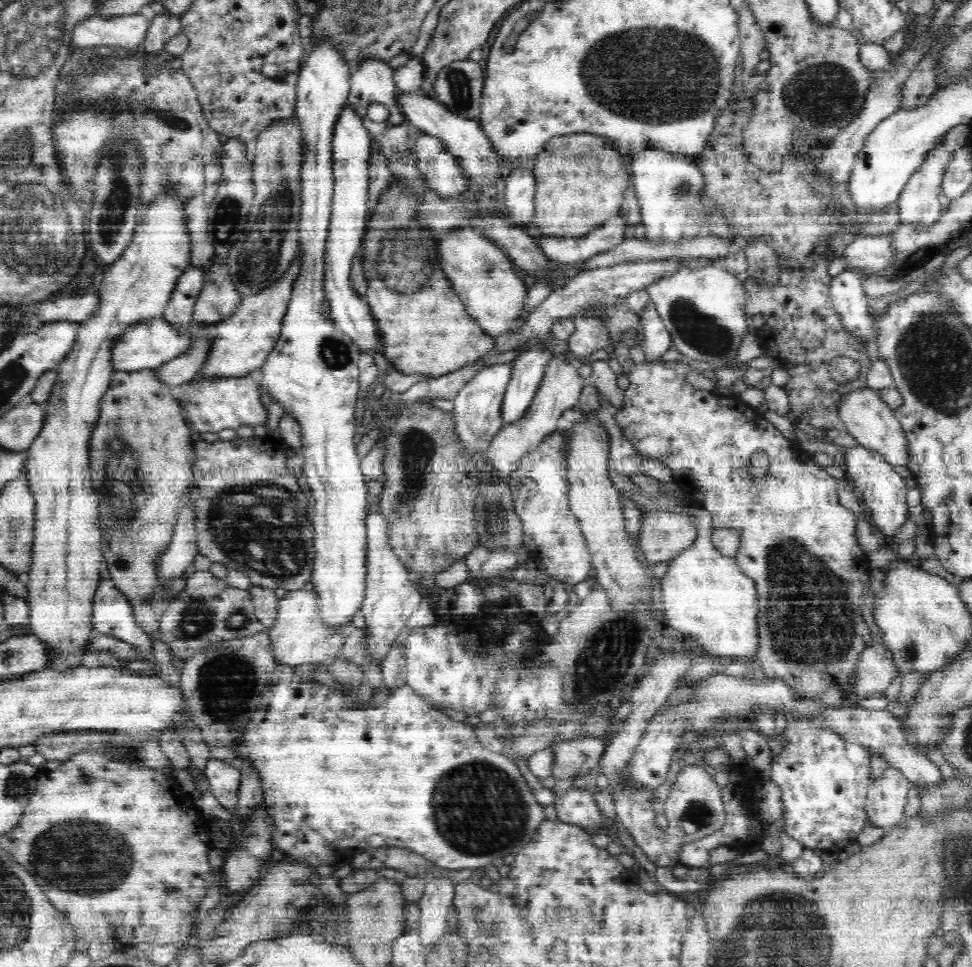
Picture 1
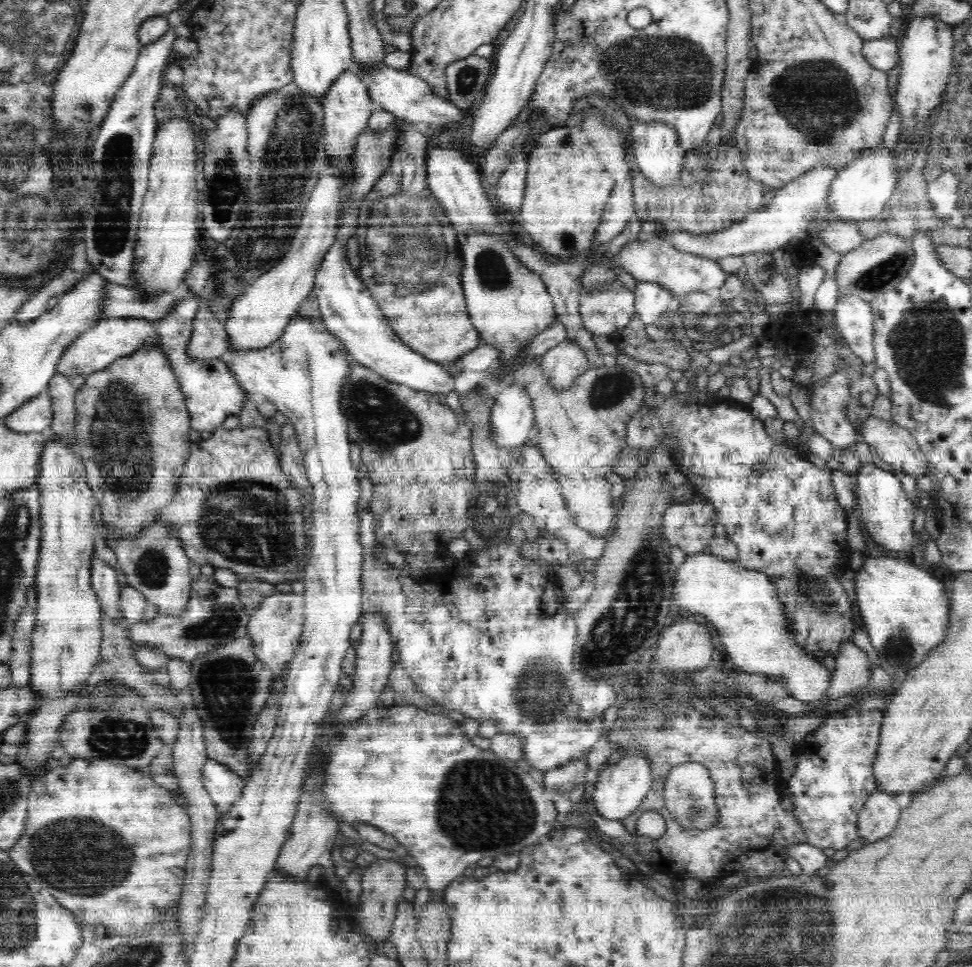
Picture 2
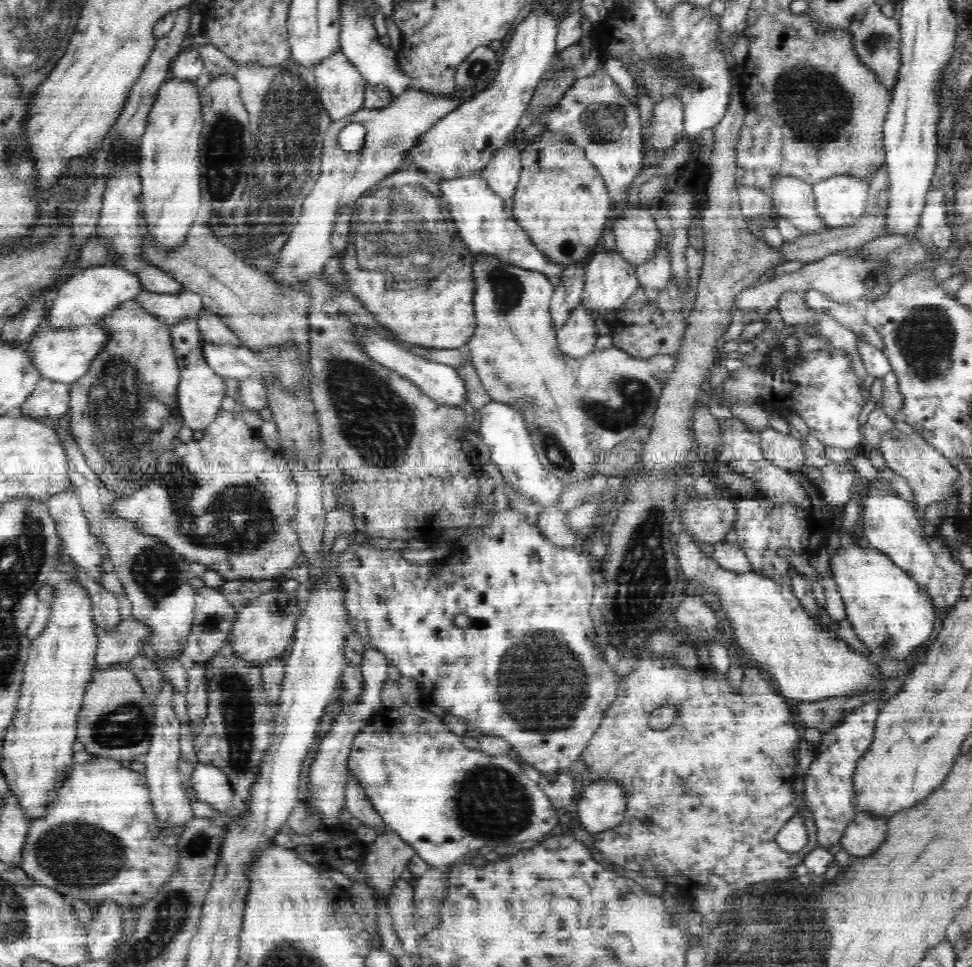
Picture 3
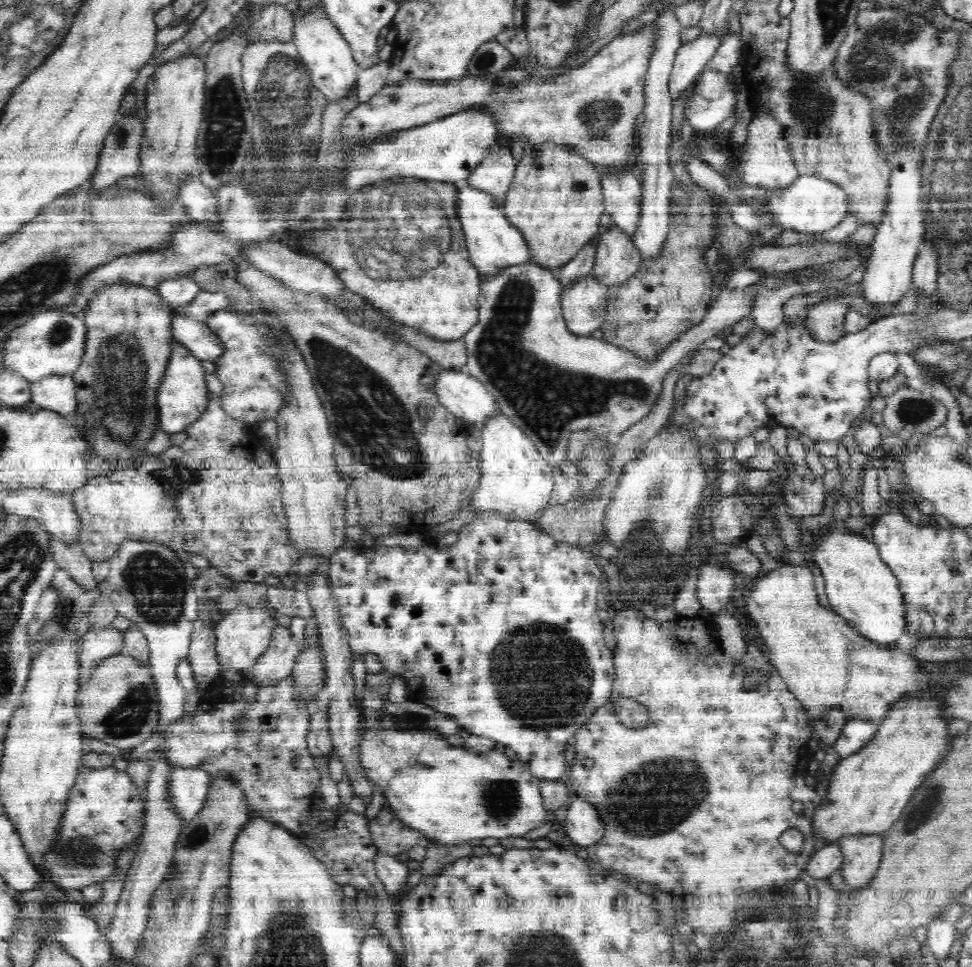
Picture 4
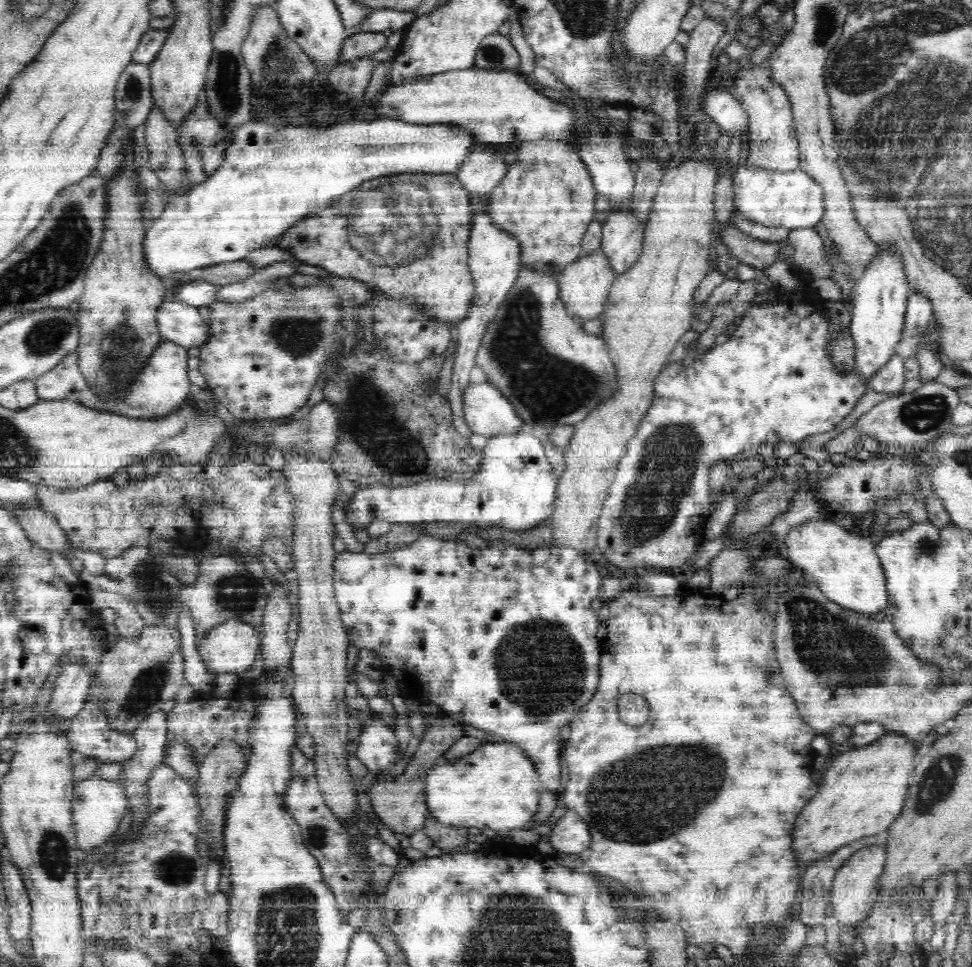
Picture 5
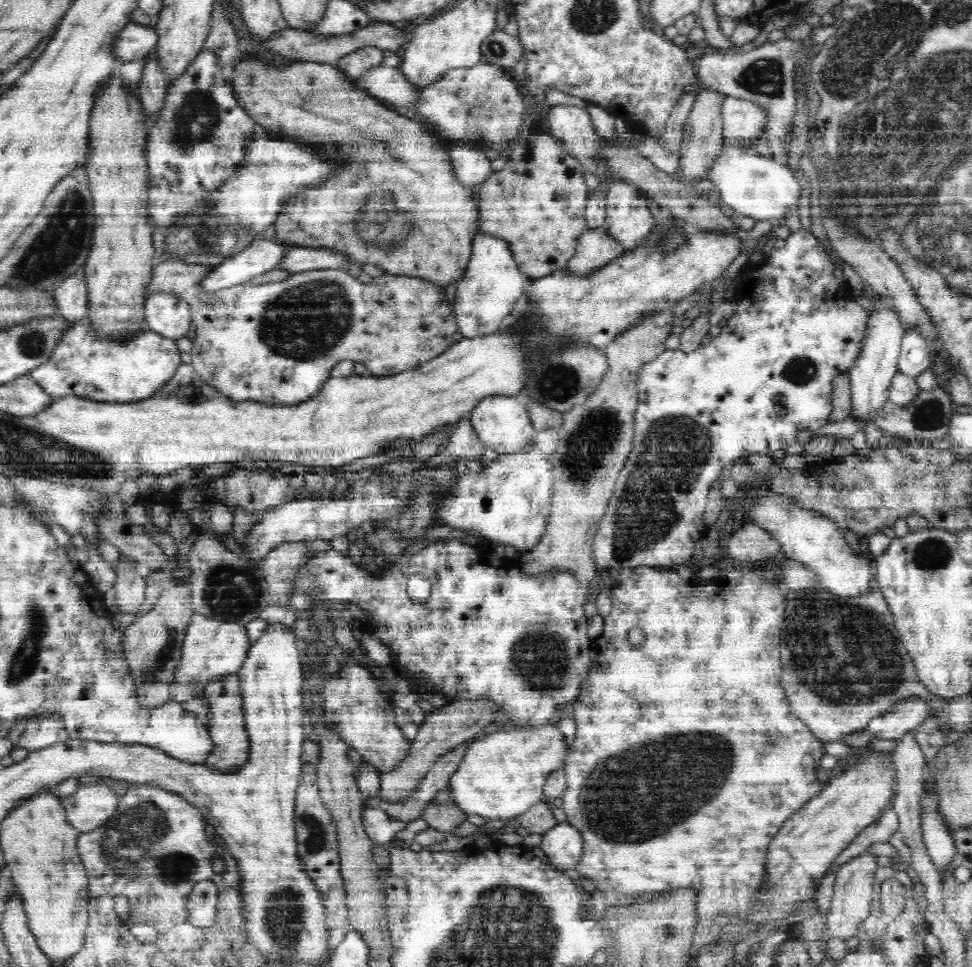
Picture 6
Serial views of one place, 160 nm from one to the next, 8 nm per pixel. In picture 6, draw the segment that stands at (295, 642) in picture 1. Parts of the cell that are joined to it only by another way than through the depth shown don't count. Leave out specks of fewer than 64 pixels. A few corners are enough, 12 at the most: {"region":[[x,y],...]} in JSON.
{"region":[[192,613],[171,685],[242,668],[245,626]]}

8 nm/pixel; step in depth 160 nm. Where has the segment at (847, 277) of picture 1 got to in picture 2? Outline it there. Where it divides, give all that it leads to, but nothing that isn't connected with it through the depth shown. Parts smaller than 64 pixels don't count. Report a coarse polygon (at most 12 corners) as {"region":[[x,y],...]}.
{"region":[[839,297],[837,330],[864,364],[875,362],[870,303]]}

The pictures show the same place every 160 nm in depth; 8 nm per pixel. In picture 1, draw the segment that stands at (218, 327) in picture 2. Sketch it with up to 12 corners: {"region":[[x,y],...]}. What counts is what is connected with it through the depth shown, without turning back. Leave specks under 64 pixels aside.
{"region":[[194,323],[182,356],[158,367],[177,388],[205,365],[213,341],[210,323]]}

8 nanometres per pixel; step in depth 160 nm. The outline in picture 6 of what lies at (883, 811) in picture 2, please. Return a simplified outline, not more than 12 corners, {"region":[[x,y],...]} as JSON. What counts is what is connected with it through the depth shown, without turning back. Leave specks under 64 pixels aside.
{"region":[[874,854],[836,870],[829,937],[846,941],[870,916]]}

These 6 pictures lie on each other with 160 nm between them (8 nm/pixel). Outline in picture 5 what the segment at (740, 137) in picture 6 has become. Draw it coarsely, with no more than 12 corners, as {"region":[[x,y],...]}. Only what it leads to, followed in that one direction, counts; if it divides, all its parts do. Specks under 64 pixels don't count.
{"region":[[727,88],[706,92],[701,107],[722,134],[750,128],[742,103]]}

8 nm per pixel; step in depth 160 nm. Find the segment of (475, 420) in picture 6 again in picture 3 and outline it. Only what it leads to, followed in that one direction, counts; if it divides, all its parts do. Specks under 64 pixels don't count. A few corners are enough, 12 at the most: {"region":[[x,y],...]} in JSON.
{"region":[[353,323],[360,346],[412,379],[438,404],[468,402],[454,367],[418,357],[368,325]]}

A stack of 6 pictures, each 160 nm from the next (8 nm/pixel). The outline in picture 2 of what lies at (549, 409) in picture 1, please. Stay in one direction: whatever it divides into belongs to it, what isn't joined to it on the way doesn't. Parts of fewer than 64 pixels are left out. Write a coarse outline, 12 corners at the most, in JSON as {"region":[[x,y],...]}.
{"region":[[566,338],[541,358],[554,387],[589,366],[580,343]]}

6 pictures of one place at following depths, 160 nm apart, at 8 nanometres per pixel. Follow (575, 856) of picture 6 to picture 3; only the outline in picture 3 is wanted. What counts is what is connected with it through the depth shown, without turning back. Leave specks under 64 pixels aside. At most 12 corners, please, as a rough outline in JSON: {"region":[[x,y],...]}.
{"region":[[613,780],[582,784],[578,818],[590,833],[623,820],[625,794]]}

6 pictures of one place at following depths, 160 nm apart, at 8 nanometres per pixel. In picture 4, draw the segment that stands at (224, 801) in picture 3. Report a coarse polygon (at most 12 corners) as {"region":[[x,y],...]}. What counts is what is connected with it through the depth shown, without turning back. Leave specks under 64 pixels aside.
{"region":[[172,767],[167,804],[188,824],[206,802],[211,774]]}

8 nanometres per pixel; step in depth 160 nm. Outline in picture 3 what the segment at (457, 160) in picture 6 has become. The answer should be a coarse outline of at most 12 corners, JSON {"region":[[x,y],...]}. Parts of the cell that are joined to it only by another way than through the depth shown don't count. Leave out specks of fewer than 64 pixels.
{"region":[[508,144],[480,175],[498,196],[515,196],[521,151]]}

